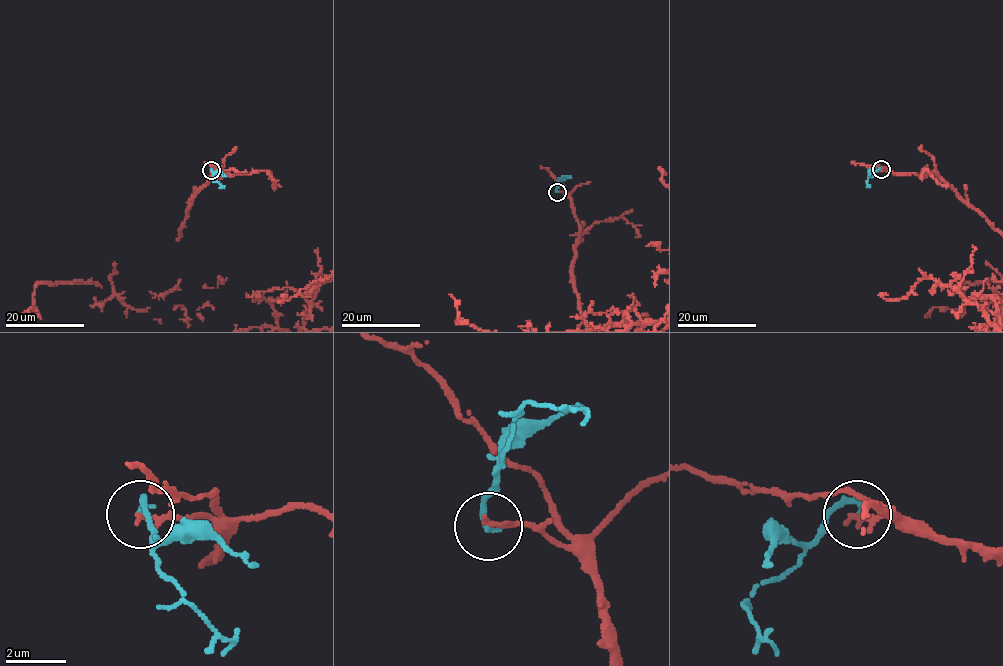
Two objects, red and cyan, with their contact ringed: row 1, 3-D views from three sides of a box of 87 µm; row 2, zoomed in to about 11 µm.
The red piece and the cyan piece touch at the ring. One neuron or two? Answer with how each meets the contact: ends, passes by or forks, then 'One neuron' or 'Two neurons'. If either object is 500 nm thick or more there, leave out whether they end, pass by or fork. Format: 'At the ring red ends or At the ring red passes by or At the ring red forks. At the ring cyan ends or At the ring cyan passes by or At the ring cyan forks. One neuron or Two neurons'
At the ring red ends. At the ring cyan ends. Two neurons

